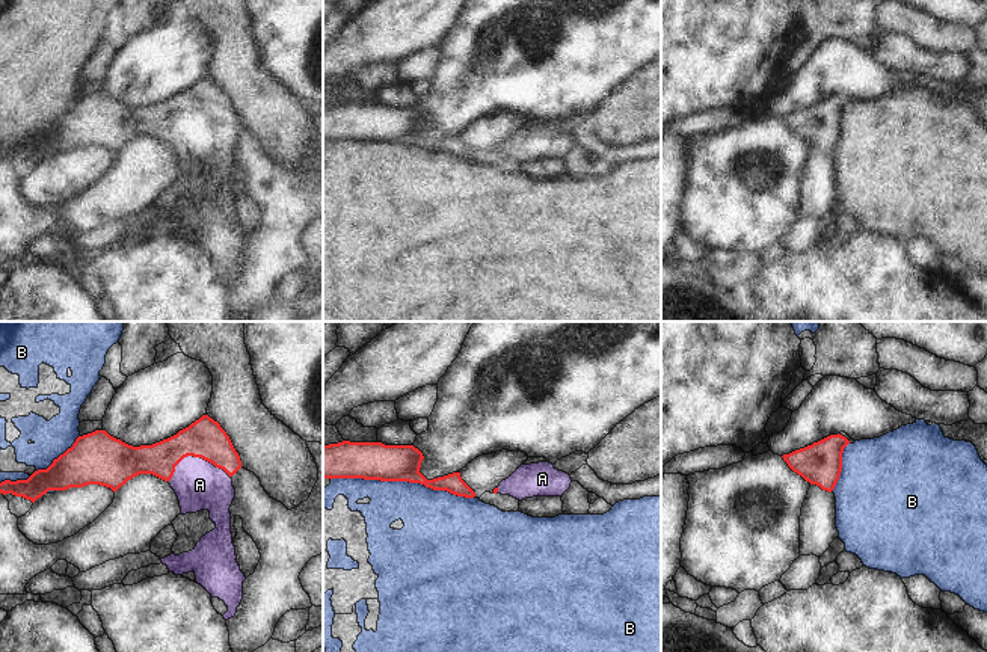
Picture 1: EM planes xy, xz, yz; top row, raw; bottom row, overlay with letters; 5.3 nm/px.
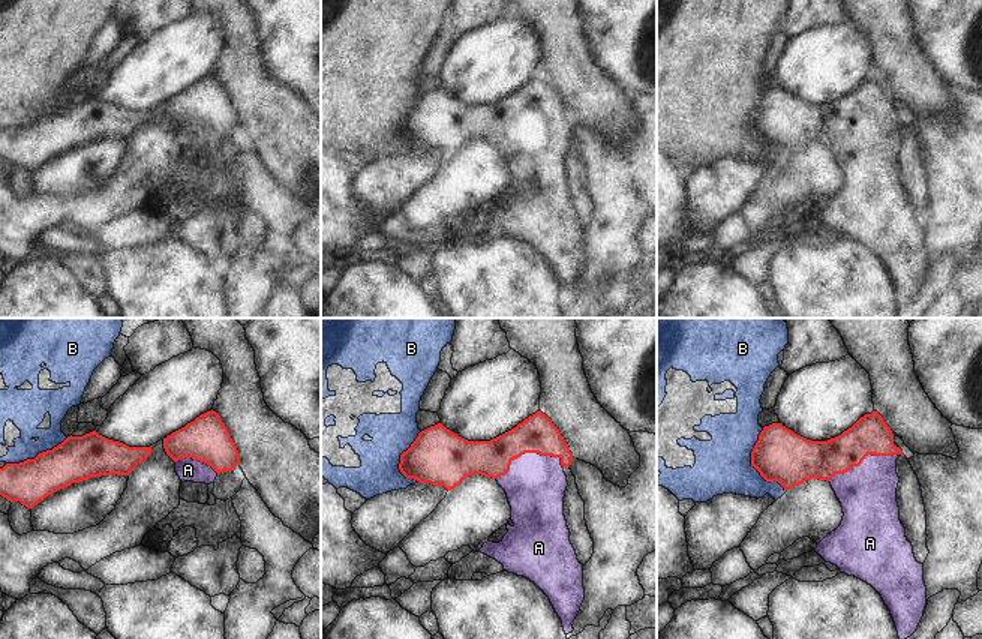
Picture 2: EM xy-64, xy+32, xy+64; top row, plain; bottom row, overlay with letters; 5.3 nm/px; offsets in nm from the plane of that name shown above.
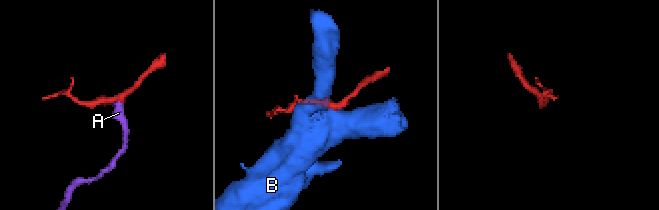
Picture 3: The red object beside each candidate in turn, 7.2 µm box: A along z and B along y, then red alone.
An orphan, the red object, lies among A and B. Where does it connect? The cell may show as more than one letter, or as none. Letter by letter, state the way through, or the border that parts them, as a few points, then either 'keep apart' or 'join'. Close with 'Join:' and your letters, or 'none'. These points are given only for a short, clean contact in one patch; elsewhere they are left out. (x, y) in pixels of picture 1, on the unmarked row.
A: across xy (204, 100), (204, 109), (195, 118), (199, 130), (199, 147) | join
B: keep apart
Join: A

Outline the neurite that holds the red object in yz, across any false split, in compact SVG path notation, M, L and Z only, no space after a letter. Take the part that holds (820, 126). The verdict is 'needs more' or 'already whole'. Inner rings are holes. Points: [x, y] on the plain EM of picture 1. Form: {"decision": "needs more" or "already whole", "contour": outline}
{"decision": "already whole", "contour": "M830 97L812 107L783 116L788 128L810 146L832 154L842 133L842 115L850 103L842 97Z"}

